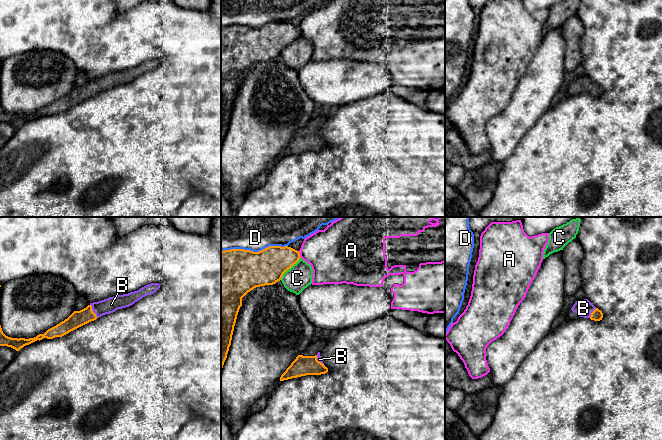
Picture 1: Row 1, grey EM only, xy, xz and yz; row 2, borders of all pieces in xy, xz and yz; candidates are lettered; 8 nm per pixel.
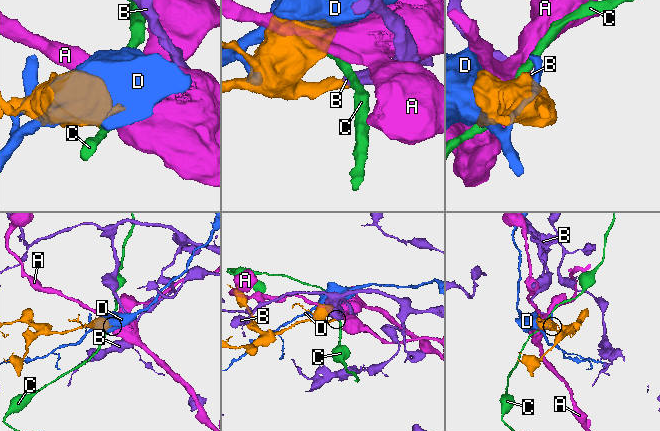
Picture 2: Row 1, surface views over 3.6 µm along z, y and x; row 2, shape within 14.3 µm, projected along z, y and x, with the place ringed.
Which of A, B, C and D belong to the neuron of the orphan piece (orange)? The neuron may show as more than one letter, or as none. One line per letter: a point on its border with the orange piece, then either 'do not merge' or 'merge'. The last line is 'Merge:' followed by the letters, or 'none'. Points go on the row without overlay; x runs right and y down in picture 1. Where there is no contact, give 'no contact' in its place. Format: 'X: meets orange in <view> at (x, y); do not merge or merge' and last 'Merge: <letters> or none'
A: meets orange in xz at (299, 30); do not merge
B: meets orange in xy at (92, 87); merge
C: meets orange in xz at (289, 44); do not merge
D: meets orange in xz at (254, 28); do not merge
Merge: B

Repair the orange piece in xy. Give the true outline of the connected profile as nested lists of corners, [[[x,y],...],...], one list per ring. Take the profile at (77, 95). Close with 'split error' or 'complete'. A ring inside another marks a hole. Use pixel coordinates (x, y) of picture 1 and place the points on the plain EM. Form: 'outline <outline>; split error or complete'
outline [[[151,59],[137,67],[128,70],[117,71],[107,75],[90,79],[86,84],[80,87],[74,87],[67,95],[56,102],[48,105],[44,110],[39,110],[34,114],[11,114],[6,112],[0,101],[0,122],[7,122],[19,127],[26,121],[29,121],[43,114],[53,115],[62,113],[69,108],[96,96],[97,94],[115,88],[118,85],[126,84],[133,81],[138,76],[147,71],[155,69],[160,64],[159,59]]]; split error

